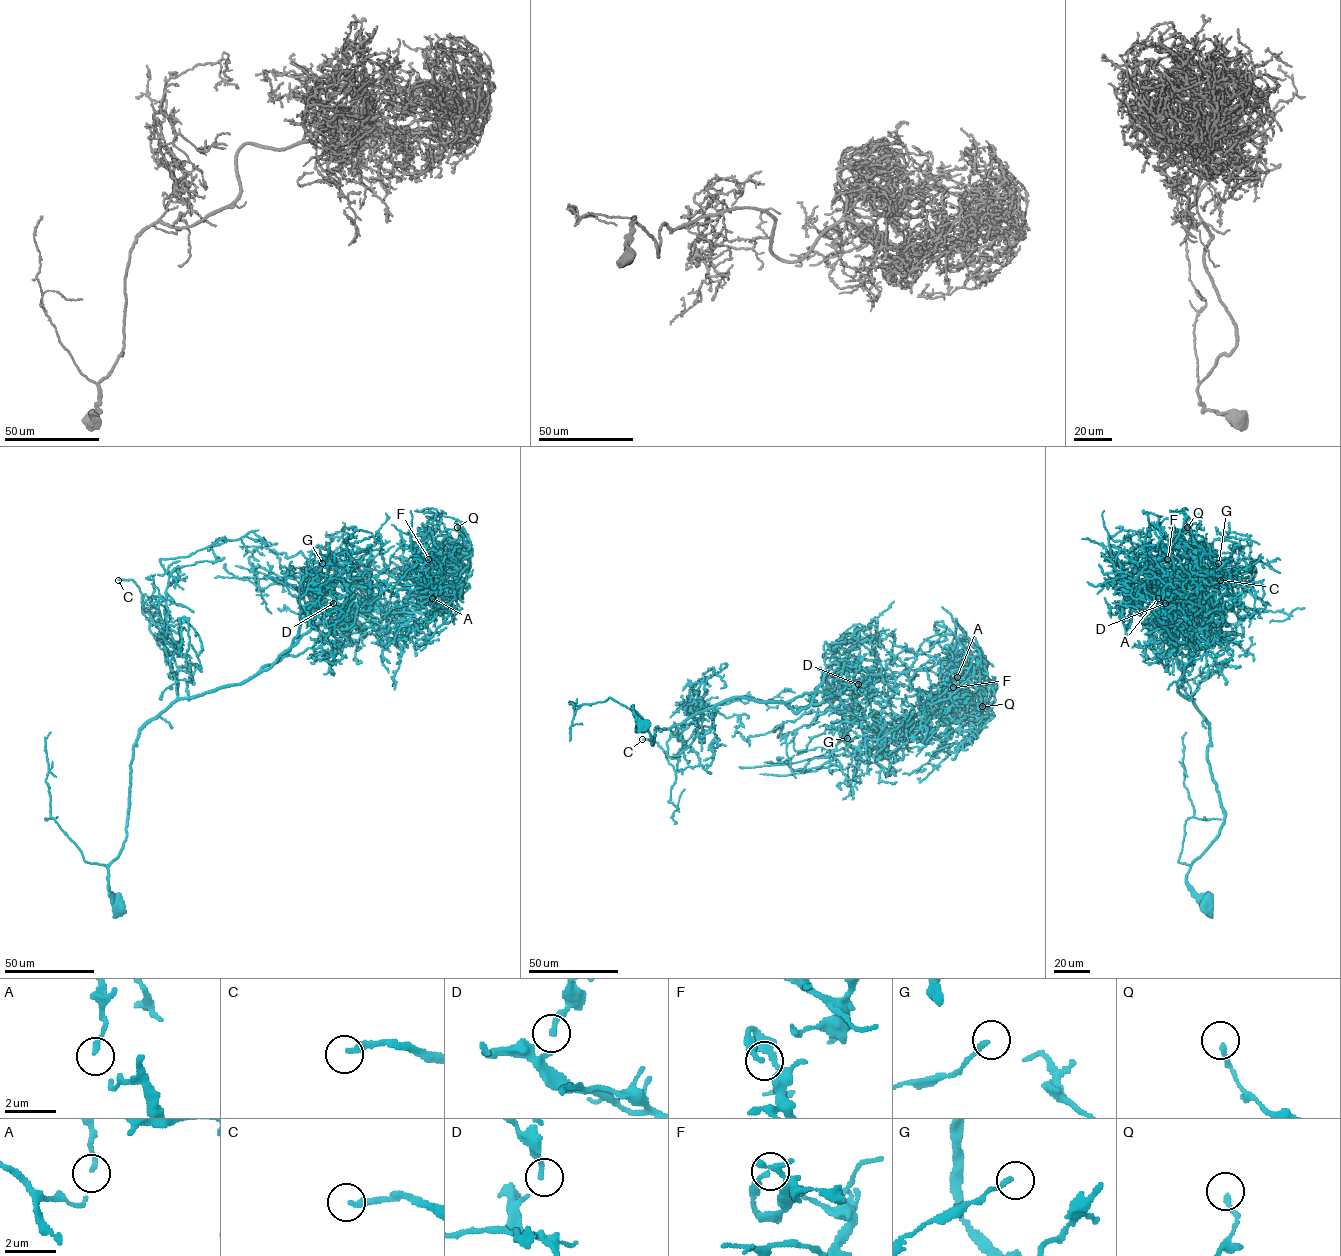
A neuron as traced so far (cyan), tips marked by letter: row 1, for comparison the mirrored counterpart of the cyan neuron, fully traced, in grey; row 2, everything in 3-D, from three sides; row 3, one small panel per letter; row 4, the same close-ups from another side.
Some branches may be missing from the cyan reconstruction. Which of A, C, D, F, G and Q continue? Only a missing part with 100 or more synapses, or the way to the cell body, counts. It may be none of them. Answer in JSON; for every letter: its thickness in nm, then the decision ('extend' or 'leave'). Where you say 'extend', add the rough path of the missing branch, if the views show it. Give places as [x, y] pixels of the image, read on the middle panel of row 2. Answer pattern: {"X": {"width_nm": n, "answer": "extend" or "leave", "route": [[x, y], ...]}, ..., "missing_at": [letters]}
{"A": {"width_nm": 110, "answer": "leave"}, "C": {"width_nm": 200, "answer": "extend", "route": [[642, 739], [638, 735], [613, 744], [590, 717], [593, 694]]}, "D": {"width_nm": 150, "answer": "leave"}, "F": {"width_nm": 240, "answer": "leave"}, "G": {"width_nm": 170, "answer": "leave"}, "Q": {"width_nm": 170, "answer": "leave"}, "missing_at": ["C"]}

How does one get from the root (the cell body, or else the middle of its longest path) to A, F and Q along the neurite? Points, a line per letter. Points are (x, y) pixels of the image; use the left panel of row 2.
A: (117, 907), (108, 868), (145, 725), (266, 671), (326, 615), (405, 615), (432, 598)
F: (117, 907), (108, 868), (138, 732), (266, 671), (326, 615), (398, 614), (443, 571), (428, 559)
Q: (117, 907), (108, 868), (138, 732), (266, 671), (338, 610), (428, 612), (470, 568), (457, 527)

